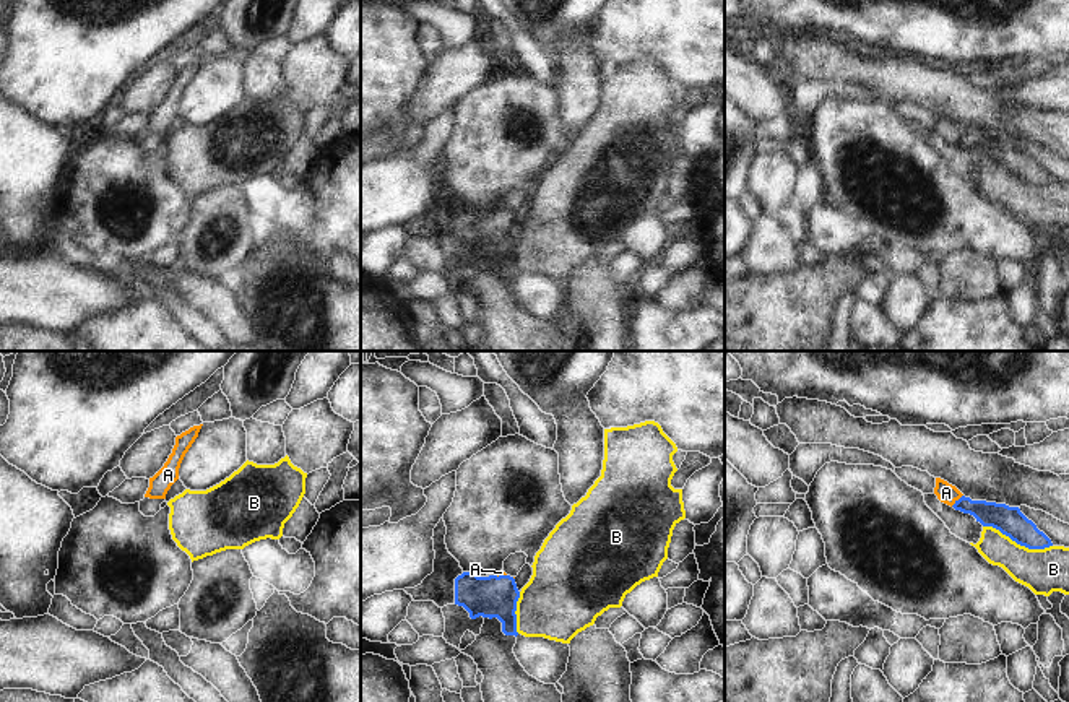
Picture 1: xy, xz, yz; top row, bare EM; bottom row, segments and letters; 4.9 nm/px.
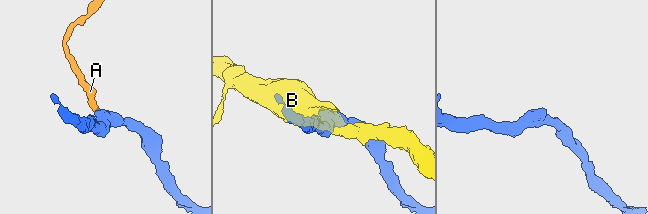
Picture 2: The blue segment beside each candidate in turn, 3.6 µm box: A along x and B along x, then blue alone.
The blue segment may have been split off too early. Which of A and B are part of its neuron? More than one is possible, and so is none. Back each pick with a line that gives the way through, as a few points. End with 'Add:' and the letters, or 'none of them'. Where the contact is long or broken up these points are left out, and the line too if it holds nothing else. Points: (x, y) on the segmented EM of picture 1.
A: across yz (1001, 517), (956, 501), (946, 493)
Add: A

